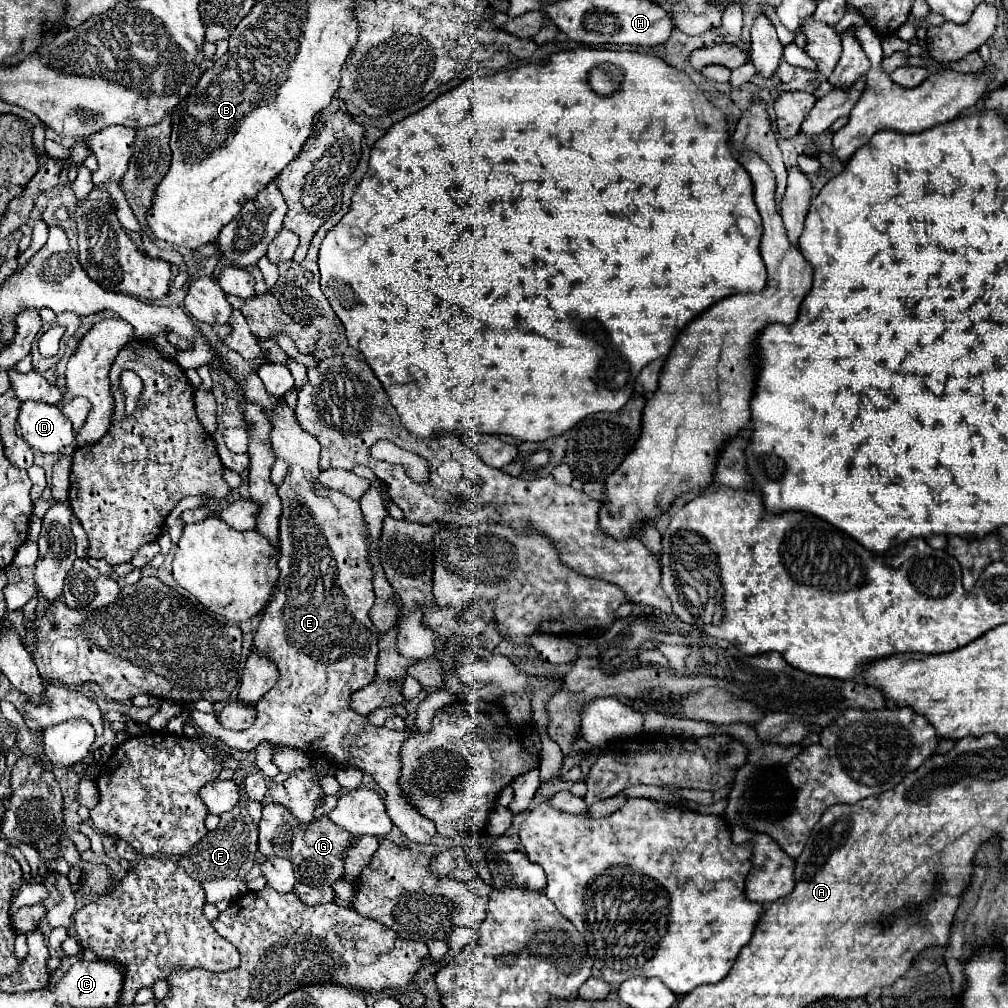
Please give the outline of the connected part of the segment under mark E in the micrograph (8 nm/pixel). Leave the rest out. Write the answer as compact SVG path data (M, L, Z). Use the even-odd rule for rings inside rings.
M281 401L273 411L267 411L273 421L271 445L279 459L289 463L287 483L281 483L277 489L281 497L281 517L279 517L279 569L281 577L277 583L277 593L265 607L261 625L253 637L253 645L257 645L259 653L265 653L271 661L275 661L279 669L277 683L265 693L265 697L257 703L257 721L245 731L231 731L221 727L217 739L237 751L251 751L261 743L277 743L283 747L299 749L307 753L311 759L315 755L335 761L337 765L351 765L361 771L367 771L375 783L387 793L385 805L387 815L393 825L401 829L401 833L413 843L429 843L435 835L435 823L423 817L415 805L405 797L399 787L401 761L399 749L401 743L413 735L411 731L391 731L387 727L375 727L367 721L365 715L355 713L349 707L349 699L355 691L363 689L375 679L375 663L379 655L379 631L369 619L369 609L373 607L373 565L369 561L369 531L359 509L359 501L327 489L319 483L319 445L309 435L303 433L301 425L297 425L295 411Z

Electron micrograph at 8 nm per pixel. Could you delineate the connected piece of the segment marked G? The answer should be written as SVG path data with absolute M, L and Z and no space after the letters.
M277 803L263 807L263 817L258 825L258 851L266 856L280 855L289 860L295 871L303 863L303 883L301 883L301 903L319 905L335 899L333 883L345 877L345 853L351 849L351 841L355 839L351 833L345 833L339 825L333 825L331 819L313 819L309 825L303 825L293 817L293 813Z

